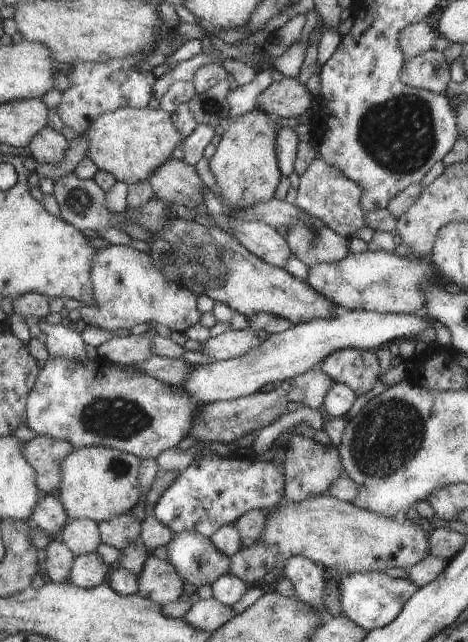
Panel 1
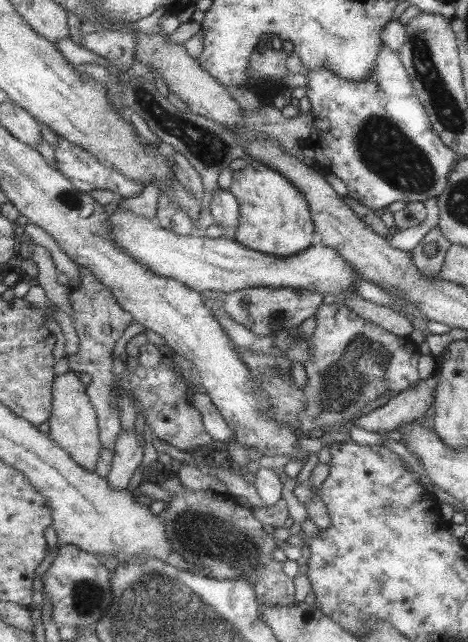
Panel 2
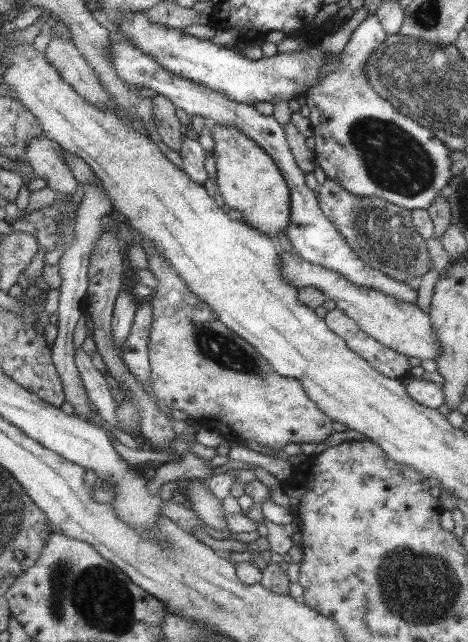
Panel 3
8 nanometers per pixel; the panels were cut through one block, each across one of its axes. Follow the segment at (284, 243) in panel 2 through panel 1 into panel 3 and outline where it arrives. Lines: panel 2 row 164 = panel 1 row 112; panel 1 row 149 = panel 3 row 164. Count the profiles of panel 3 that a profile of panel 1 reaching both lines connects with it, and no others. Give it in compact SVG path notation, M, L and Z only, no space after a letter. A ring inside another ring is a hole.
M206 121L205 131L213 139L213 150L209 155L215 159L217 185L221 202L228 208L237 210L242 220L264 236L277 238L290 224L290 189L277 166L263 149L255 145L239 130Z

